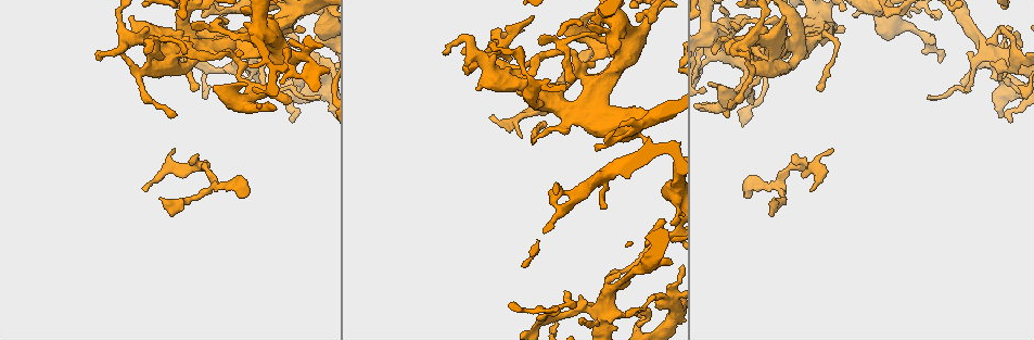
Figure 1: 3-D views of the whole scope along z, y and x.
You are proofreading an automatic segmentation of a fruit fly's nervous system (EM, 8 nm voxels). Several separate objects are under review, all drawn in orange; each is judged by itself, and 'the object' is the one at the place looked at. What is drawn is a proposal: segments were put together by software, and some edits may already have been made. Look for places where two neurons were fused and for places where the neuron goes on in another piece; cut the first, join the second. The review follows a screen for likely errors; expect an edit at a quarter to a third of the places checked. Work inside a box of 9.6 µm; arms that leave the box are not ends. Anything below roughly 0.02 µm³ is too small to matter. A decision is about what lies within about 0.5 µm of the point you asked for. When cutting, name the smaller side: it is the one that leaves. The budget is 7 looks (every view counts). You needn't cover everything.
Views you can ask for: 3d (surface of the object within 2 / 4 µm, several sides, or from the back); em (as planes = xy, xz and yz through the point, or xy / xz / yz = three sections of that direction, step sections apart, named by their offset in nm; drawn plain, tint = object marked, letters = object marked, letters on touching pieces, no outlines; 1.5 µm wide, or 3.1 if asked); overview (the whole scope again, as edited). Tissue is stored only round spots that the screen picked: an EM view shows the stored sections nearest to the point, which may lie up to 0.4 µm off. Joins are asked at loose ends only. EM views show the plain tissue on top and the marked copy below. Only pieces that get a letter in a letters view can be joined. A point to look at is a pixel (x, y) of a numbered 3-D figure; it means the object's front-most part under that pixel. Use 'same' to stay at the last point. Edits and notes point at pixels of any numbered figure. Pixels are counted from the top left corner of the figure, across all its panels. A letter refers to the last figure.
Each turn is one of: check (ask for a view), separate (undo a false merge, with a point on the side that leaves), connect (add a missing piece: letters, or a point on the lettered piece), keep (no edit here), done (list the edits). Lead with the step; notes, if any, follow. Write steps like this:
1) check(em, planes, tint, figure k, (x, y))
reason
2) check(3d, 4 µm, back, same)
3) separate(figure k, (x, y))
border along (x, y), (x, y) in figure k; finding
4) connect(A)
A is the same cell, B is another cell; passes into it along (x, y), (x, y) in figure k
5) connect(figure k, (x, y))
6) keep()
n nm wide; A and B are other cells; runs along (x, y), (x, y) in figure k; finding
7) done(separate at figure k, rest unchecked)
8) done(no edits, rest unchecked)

check(em, planes, tint, figure 1, (195, 89))
an open end

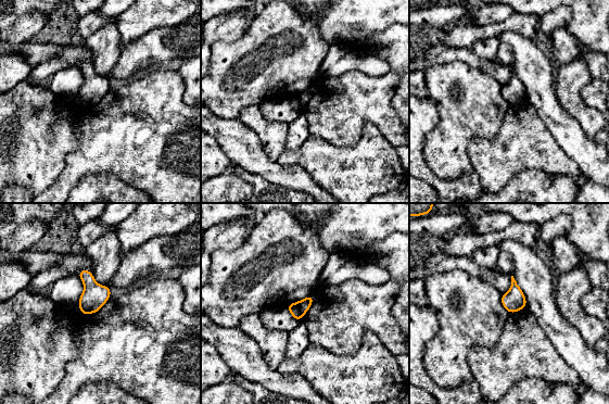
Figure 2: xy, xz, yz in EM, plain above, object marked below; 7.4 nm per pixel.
check(em, planes, letters, same)
see the neighbours

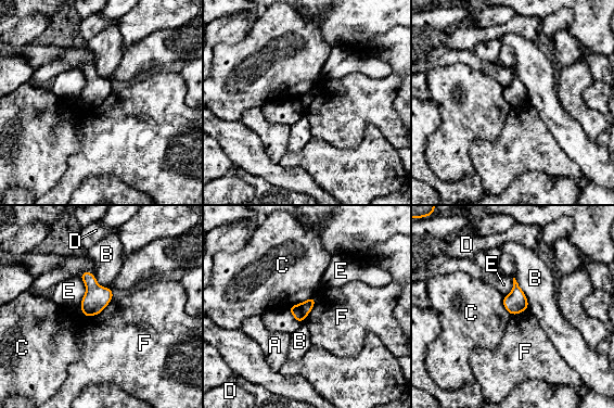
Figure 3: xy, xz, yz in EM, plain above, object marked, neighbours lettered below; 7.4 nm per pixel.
keep()
120 nm wide; A, B, C, D, E and F are other cells; border along (114, 293), (99, 314), (86, 317) in figure 3; no lettered piece goes on from it

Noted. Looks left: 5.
check(3d, 4 µm, figure 1, (542, 319))
abrupt turn

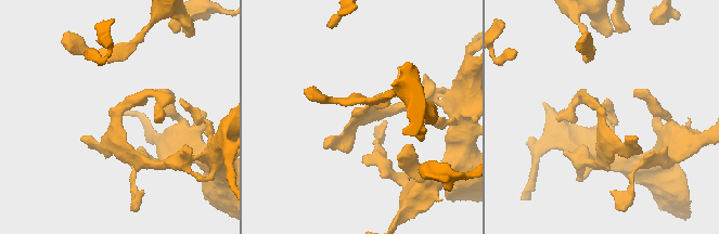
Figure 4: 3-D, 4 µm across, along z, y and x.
check(em, planes, letters, figure 4, (118, 116))

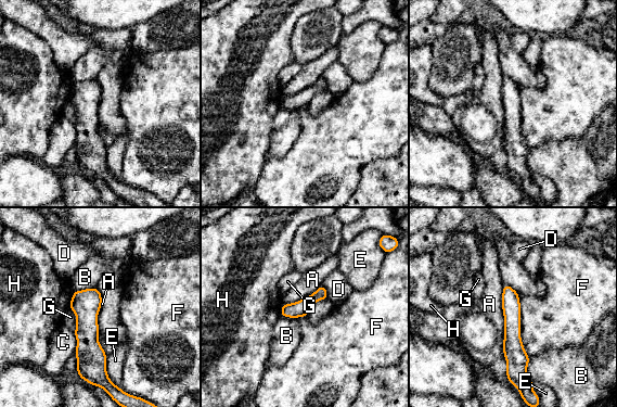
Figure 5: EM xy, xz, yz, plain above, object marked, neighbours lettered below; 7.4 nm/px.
keep()
130 nm wide; A, B, C, D, E, F, G and H are other cells; border along (518, 295), (521, 342), (530, 358) in figure 5; one neuron here

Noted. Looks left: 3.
check(em, planes, tint, figure 1, (732, 21))
tapers out

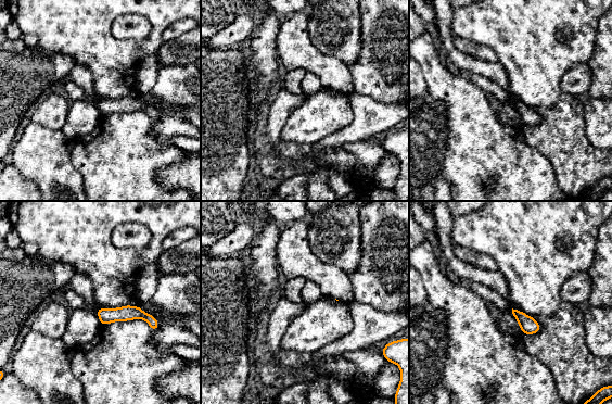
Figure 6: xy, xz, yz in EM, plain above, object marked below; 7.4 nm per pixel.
check(em, planes, letters, same)

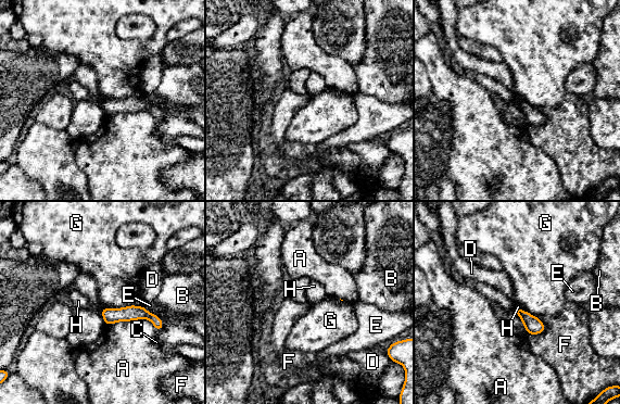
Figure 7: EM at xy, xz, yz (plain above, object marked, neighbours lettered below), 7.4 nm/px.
keep()
110 nm wide; A, B, C, D, E, F, G and H are other cells; runs along (103, 311), (146, 314), (160, 326) in figure 7; none of them fits

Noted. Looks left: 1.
done(no edits, rest unchecked)

